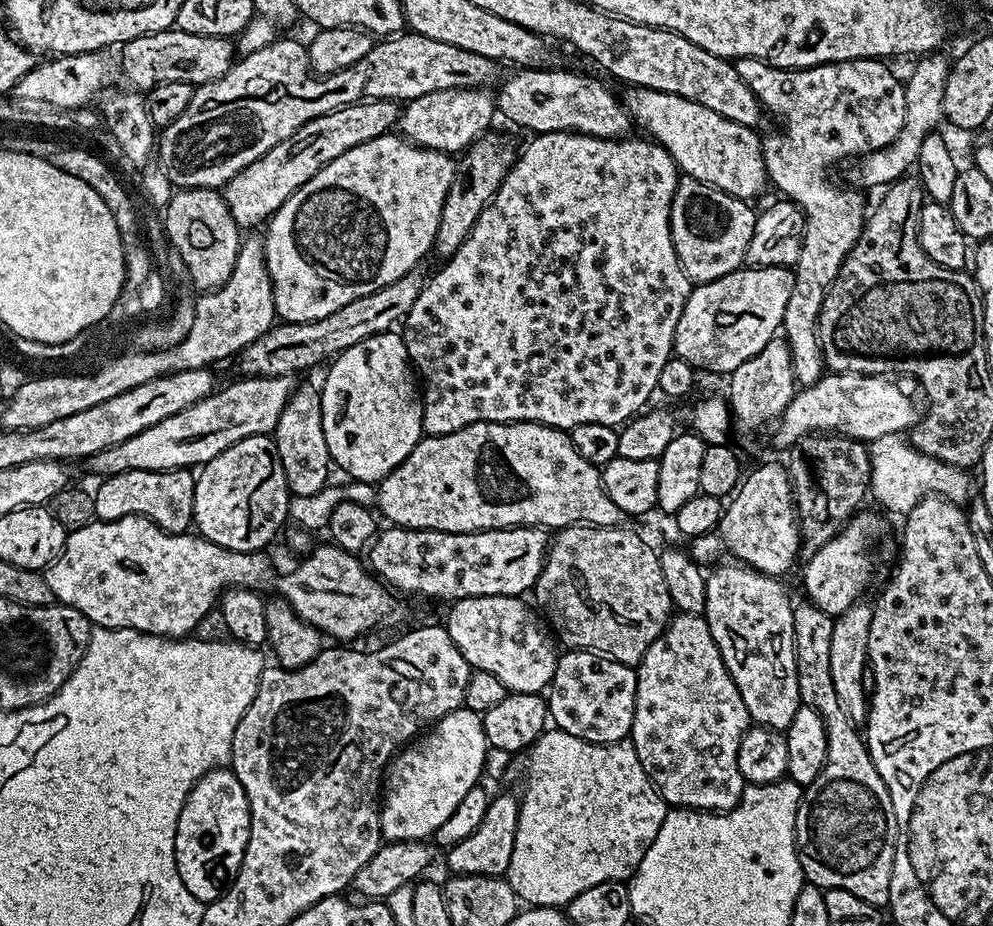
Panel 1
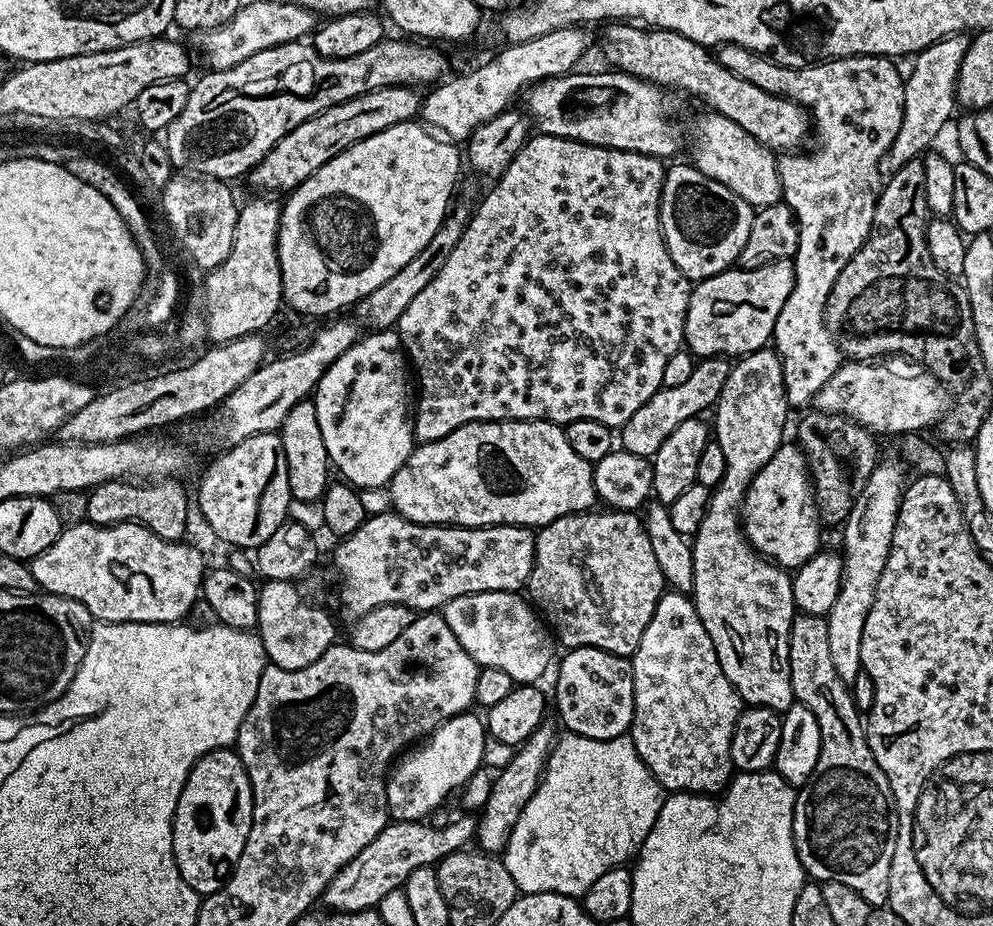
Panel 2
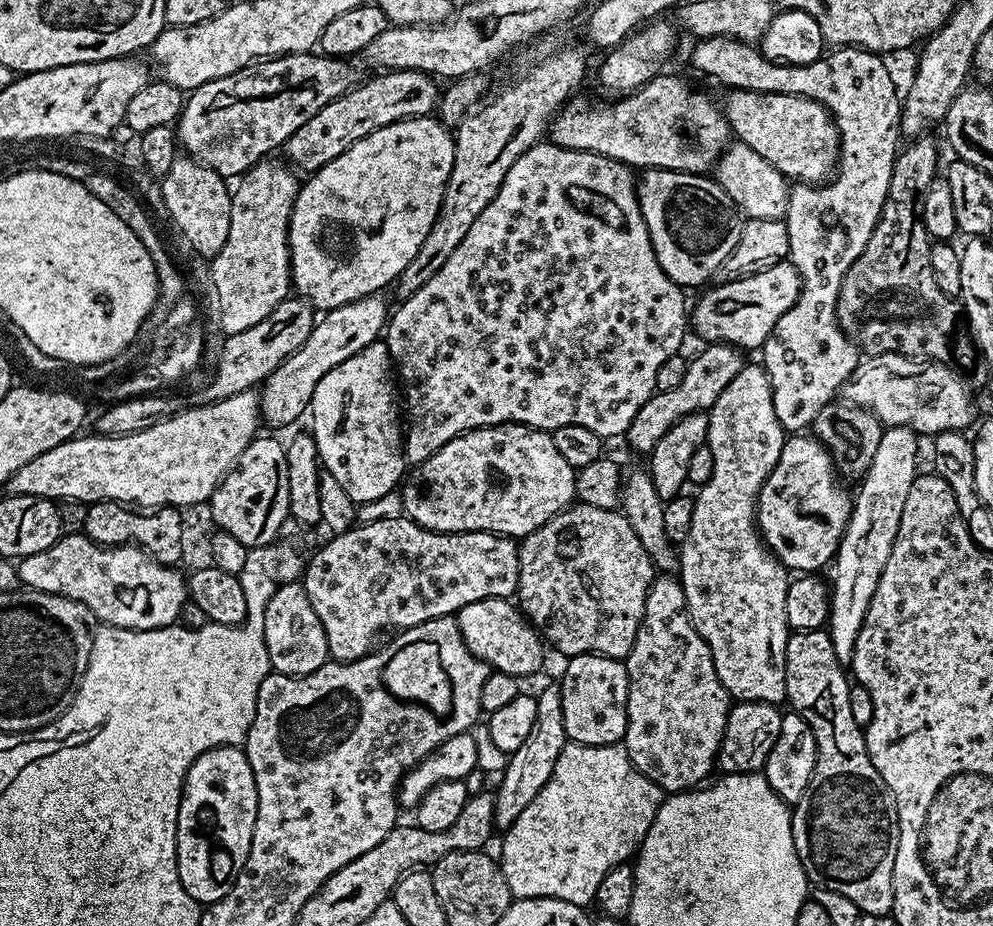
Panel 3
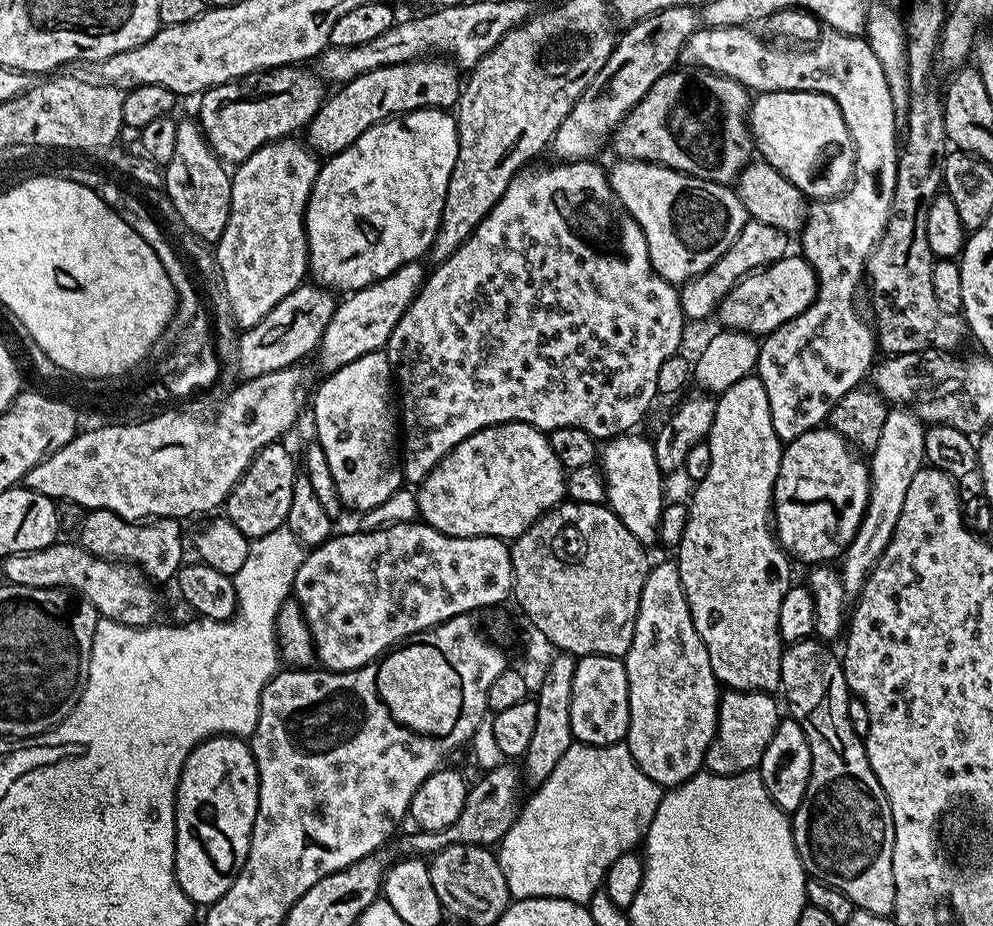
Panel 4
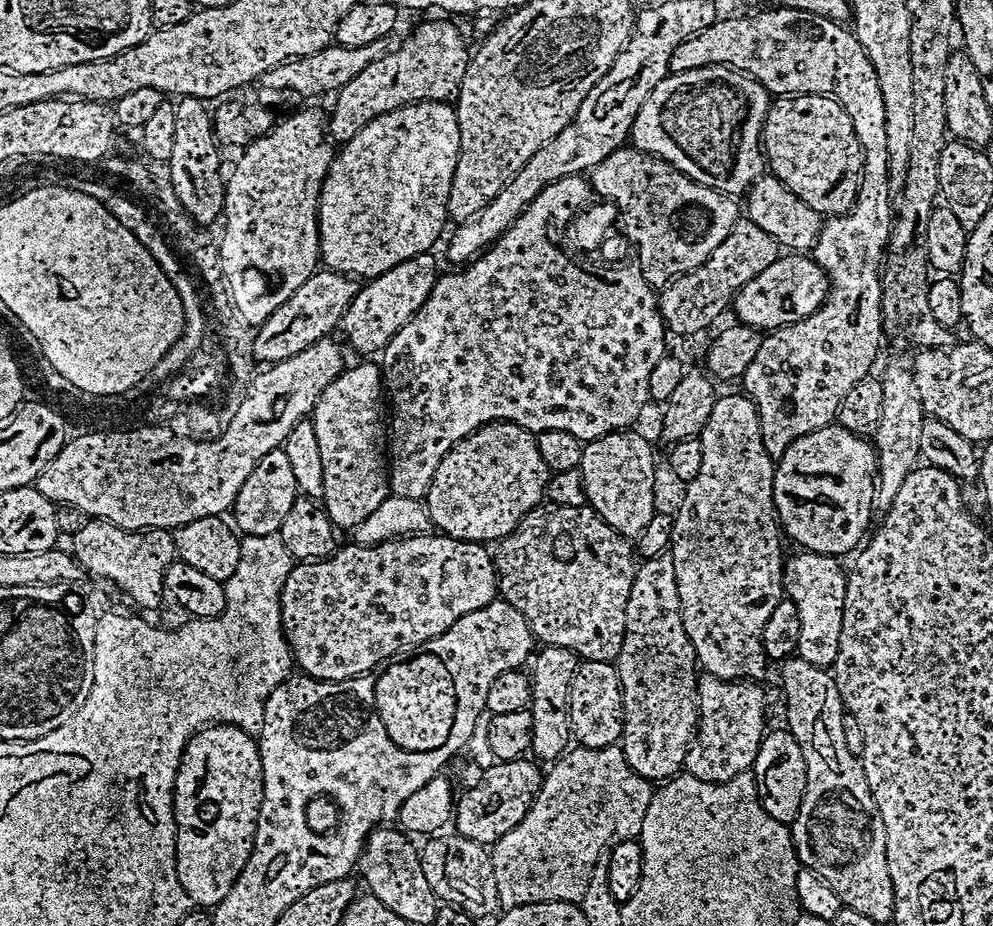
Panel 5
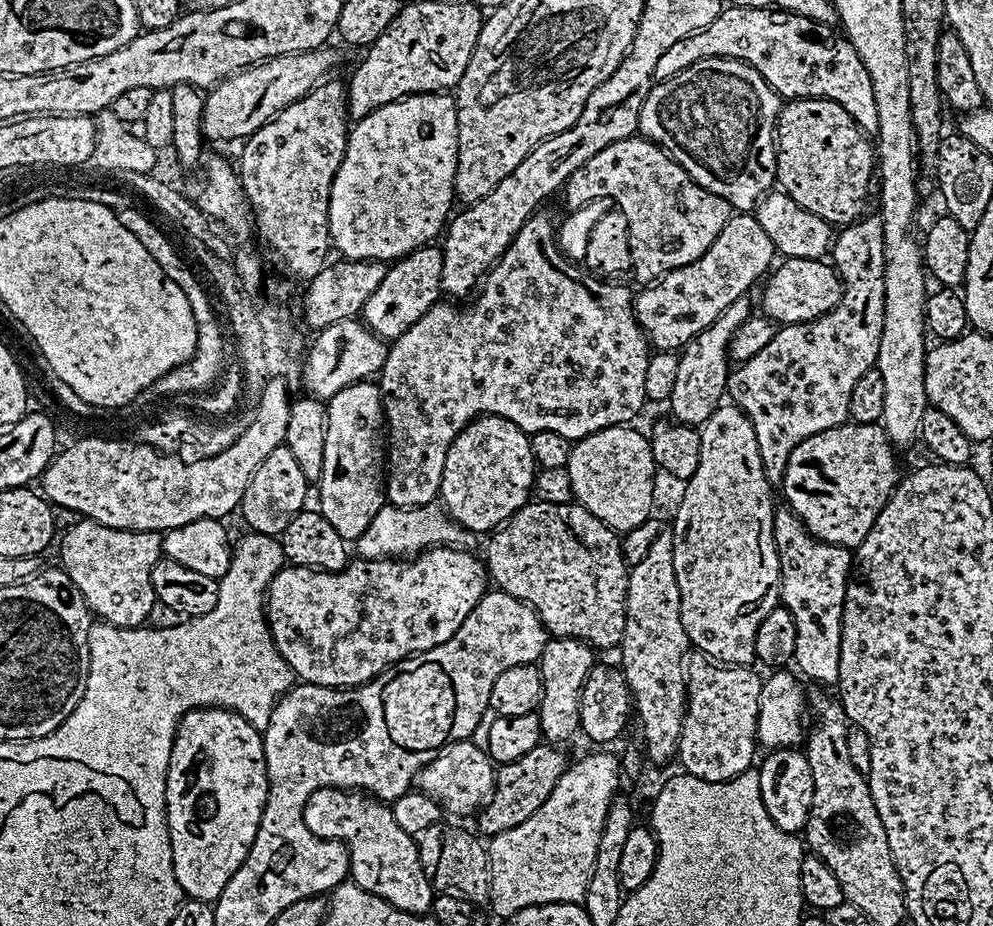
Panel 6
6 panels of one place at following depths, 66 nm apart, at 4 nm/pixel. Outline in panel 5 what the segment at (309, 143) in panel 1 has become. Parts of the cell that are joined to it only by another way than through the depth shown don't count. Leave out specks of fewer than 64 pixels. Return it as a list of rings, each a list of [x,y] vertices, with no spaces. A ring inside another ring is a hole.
[[[451,19],[428,20],[420,24],[404,41],[400,48],[385,51],[362,74],[350,78],[346,86],[335,93],[332,113],[326,116],[326,132],[333,141],[343,142],[354,138],[362,126],[390,110],[398,110],[407,104],[421,104],[438,100],[448,102],[460,89],[464,65],[468,63],[469,49],[464,49],[460,32],[451,24]]]

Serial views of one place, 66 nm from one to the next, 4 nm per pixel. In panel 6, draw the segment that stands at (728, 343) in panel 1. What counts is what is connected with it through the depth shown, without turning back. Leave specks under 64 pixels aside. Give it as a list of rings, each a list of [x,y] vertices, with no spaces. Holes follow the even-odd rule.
[[[788,258],[780,263],[771,269],[767,277],[768,285],[760,296],[765,317],[780,326],[804,324],[807,320],[817,320],[831,308],[838,306],[840,295],[844,292],[844,285],[841,284],[840,275],[831,263],[823,259],[811,260],[810,258]]]

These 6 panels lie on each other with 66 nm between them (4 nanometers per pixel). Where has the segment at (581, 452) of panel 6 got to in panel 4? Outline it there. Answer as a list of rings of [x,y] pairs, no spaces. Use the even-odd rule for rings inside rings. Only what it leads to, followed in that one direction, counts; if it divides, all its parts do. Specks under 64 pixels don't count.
[[[625,434],[609,439],[608,444],[603,445],[598,456],[598,468],[602,473],[604,482],[604,495],[607,507],[612,513],[638,538],[640,543],[651,546],[657,543],[658,529],[660,527],[660,515],[666,503],[664,497],[664,484],[662,473],[654,458],[652,440],[636,436],[637,434]]]

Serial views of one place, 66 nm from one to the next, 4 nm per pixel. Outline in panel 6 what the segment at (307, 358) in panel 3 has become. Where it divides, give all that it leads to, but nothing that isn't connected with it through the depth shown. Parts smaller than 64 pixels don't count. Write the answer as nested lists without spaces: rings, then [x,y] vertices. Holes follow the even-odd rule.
[[[425,246],[415,248],[410,255],[400,257],[389,267],[386,278],[382,278],[370,298],[366,298],[362,311],[363,323],[375,336],[385,342],[397,340],[441,299],[443,257],[443,251],[439,247]]]

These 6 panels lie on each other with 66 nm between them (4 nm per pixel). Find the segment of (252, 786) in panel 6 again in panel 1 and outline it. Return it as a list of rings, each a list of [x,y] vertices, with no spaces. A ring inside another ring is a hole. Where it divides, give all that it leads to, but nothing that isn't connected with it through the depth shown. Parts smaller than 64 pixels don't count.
[[[227,767],[212,769],[190,790],[174,838],[178,874],[194,898],[211,902],[224,894],[240,868],[249,834],[250,806],[242,782]]]

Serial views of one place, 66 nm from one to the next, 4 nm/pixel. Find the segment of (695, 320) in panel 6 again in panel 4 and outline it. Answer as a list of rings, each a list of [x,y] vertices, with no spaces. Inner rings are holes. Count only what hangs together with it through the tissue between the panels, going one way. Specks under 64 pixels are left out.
[[[749,219],[738,234],[738,238],[734,238],[734,242],[718,258],[718,262],[714,262],[714,266],[710,266],[710,270],[706,270],[702,274],[698,274],[693,280],[679,285],[678,299],[681,312],[689,321],[704,320],[711,312],[713,315],[719,309],[724,295],[739,280],[751,276],[753,272],[763,269],[767,265],[775,264],[776,261],[783,260],[785,256],[789,255],[788,240],[789,237],[777,231],[776,228]]]

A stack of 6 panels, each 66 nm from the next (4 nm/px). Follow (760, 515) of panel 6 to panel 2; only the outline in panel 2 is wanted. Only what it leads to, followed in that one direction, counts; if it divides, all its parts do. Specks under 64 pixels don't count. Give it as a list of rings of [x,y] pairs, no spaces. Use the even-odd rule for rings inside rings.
[[[765,346],[747,356],[741,356],[731,365],[720,399],[714,405],[716,428],[714,424],[714,443],[722,446],[722,458],[726,458],[726,470],[722,482],[712,492],[708,503],[706,518],[691,541],[694,558],[694,586],[690,599],[714,642],[722,674],[734,686],[745,705],[768,708],[769,711],[783,714],[792,707],[794,697],[790,682],[790,662],[788,661],[788,639],[792,622],[798,609],[792,593],[792,576],[779,564],[763,557],[749,544],[742,527],[744,496],[750,482],[770,462],[770,458],[780,448],[784,436],[784,423],[788,420],[790,405],[784,399],[784,379],[782,362],[771,347]]]

